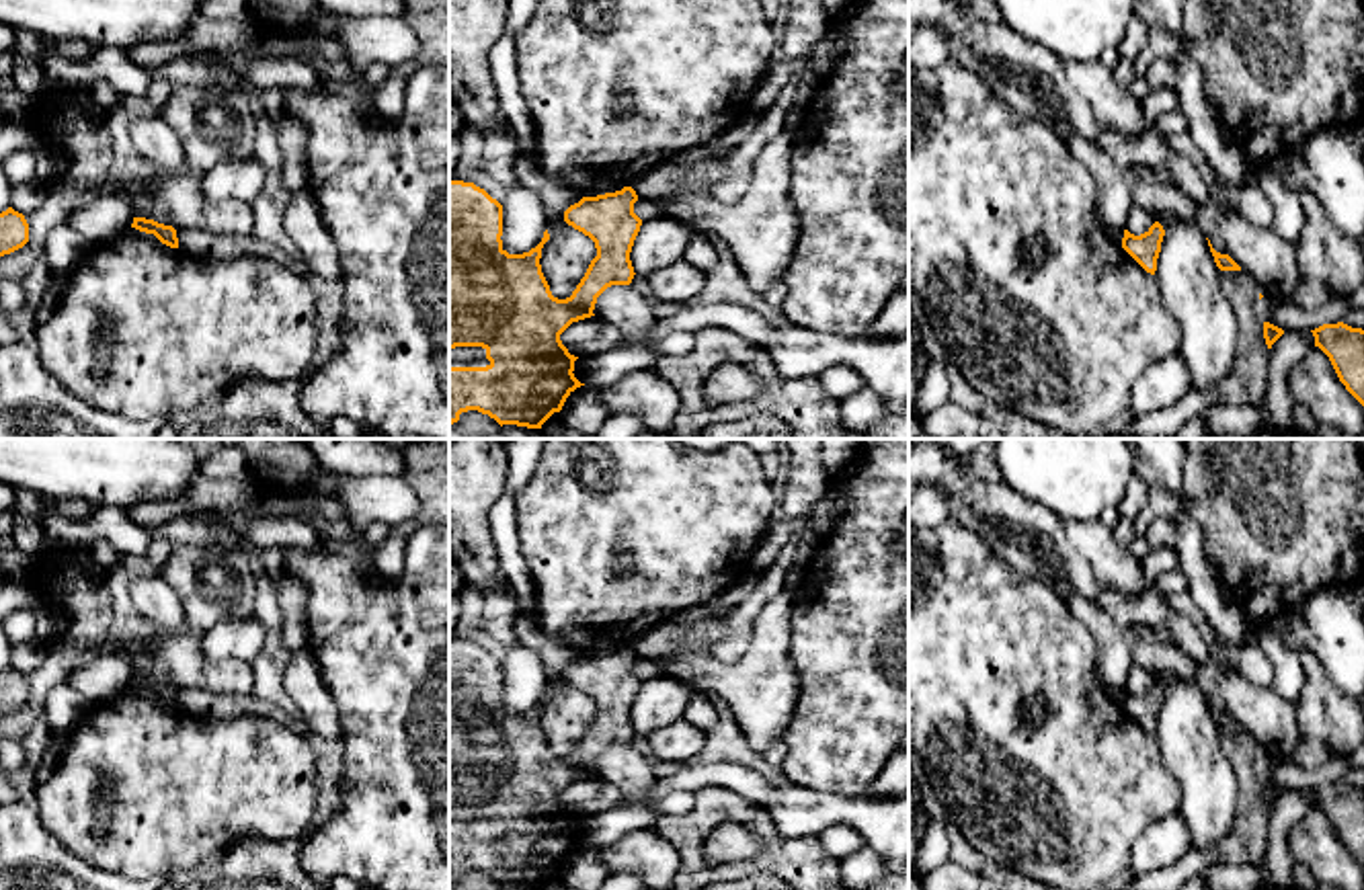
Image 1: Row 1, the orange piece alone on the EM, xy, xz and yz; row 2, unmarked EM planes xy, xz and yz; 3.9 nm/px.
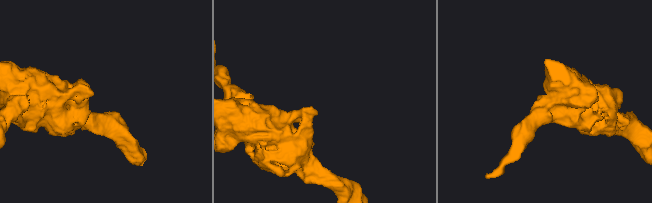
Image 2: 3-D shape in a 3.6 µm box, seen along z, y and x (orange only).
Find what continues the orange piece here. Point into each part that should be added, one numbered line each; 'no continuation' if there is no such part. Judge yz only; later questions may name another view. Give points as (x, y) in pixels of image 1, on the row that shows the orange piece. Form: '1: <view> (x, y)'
no continuation

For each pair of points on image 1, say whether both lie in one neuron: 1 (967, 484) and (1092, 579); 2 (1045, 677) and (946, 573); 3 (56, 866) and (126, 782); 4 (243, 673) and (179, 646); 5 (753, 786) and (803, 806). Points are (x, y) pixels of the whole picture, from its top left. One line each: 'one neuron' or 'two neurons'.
1: one neuron
2: one neuron
3: two neurons
4: one neuron
5: two neurons

